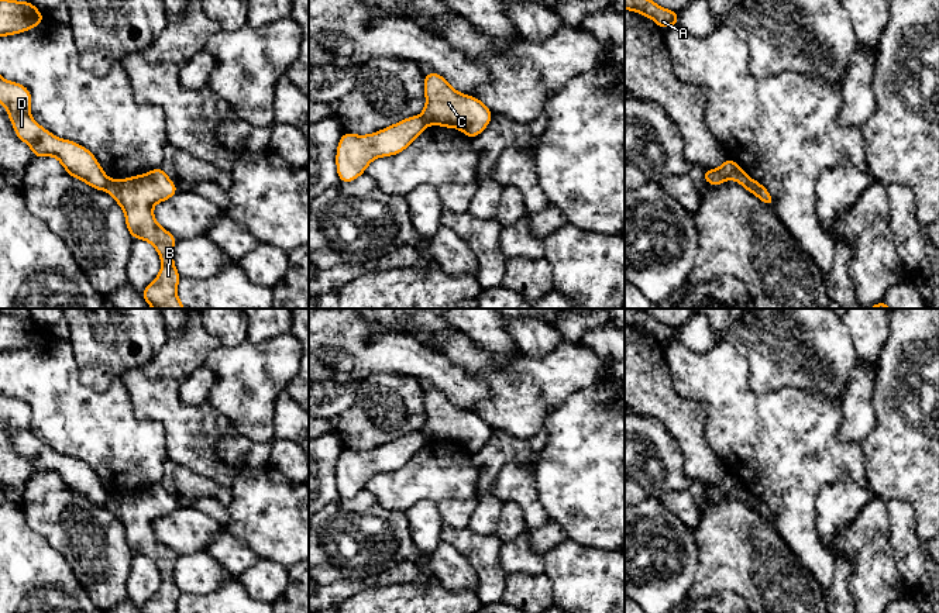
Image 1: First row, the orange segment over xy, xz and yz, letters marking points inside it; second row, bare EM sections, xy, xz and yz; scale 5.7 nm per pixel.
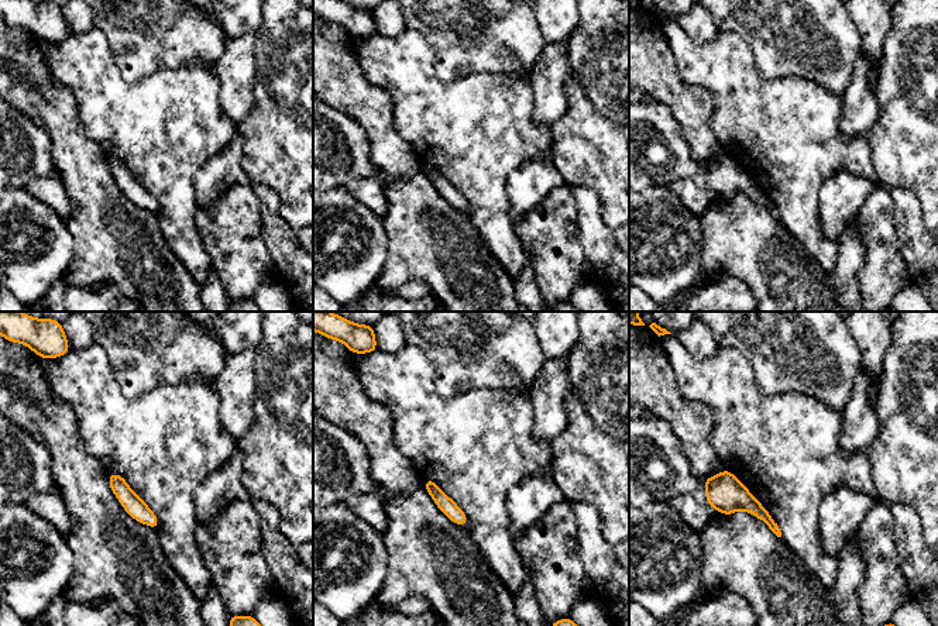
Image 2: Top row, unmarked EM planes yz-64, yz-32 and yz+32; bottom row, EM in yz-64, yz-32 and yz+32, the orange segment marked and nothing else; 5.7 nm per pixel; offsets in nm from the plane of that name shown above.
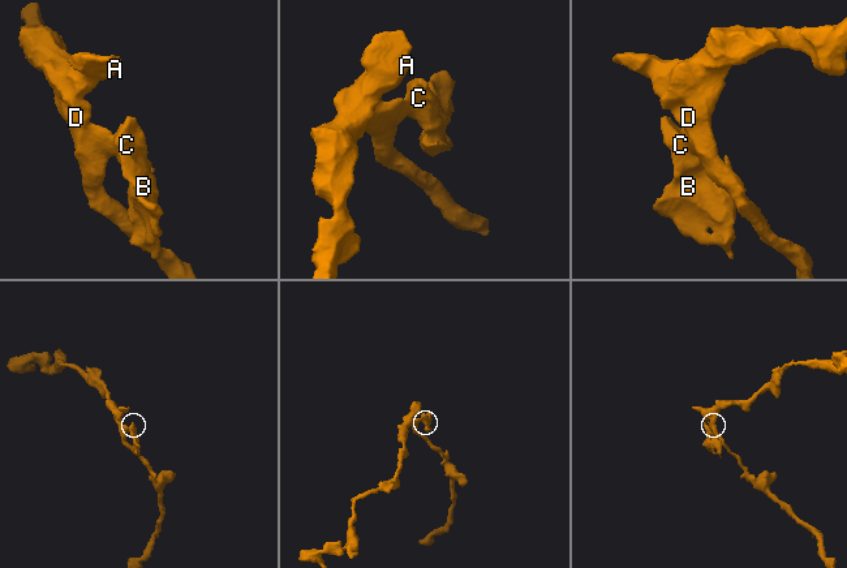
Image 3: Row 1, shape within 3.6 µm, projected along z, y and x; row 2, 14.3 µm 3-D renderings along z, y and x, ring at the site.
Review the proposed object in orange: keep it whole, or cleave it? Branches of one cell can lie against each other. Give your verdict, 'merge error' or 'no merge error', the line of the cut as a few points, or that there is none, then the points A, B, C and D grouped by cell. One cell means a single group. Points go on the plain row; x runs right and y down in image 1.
merge error; cut in yz along (746, 492), (756, 510); A D / B C

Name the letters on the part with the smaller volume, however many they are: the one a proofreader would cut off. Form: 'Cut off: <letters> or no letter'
Cut off: B, C

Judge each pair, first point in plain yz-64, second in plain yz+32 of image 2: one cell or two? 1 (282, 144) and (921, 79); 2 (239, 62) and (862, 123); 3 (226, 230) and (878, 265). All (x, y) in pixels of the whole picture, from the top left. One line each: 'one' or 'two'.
1: one
2: one
3: one

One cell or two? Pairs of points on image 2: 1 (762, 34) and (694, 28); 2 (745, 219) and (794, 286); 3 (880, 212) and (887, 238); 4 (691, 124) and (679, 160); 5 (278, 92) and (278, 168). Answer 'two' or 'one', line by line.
1: two
2: one
3: one
4: two
5: one

